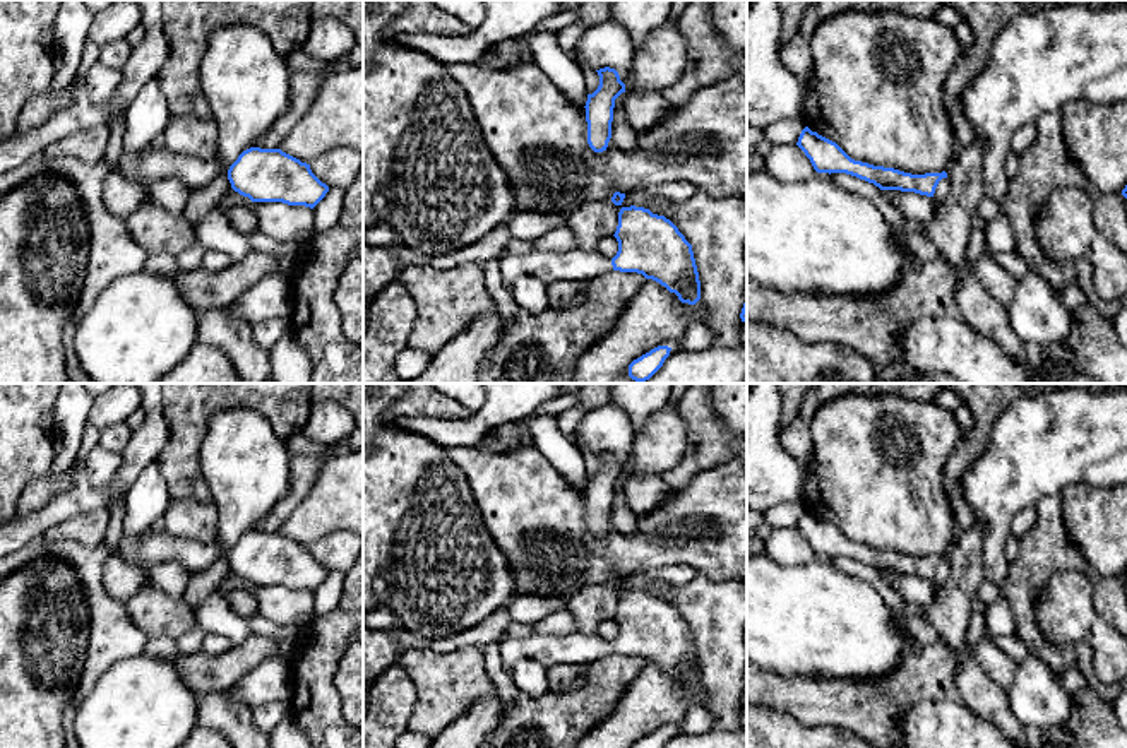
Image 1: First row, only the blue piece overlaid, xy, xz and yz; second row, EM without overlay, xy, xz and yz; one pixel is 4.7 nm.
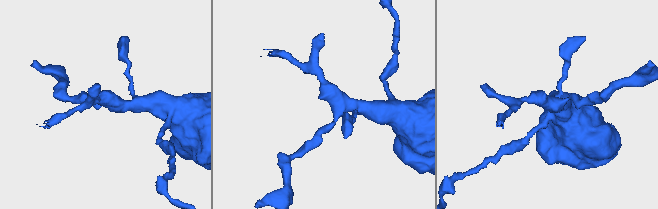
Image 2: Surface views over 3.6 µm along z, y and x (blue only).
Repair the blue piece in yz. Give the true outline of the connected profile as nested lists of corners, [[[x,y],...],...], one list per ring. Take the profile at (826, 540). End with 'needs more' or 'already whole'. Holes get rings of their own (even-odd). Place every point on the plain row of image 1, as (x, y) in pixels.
[[[805,510],[796,529],[810,543],[817,556],[846,556],[874,567],[880,573],[915,575],[933,580],[935,572],[947,556],[911,558],[894,551],[874,549],[851,543],[836,525]]]; already whole

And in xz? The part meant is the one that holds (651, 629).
[[[622,591],[613,618],[618,635],[610,644],[598,635],[533,633],[526,638],[500,640],[502,664],[512,669],[521,661],[536,661],[545,668],[562,664],[593,664],[610,656],[637,656],[675,676],[682,686],[701,683],[701,664],[692,628],[665,599],[644,591]]]; needs more

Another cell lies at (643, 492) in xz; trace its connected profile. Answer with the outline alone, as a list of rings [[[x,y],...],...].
[[[625,474],[623,493],[632,512],[641,515],[658,507],[671,493],[671,488],[661,476]]]

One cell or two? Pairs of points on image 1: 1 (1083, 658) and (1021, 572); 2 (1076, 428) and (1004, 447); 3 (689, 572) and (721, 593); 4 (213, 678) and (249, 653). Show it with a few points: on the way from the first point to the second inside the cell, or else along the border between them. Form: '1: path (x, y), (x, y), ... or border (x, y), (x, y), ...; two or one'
1: path (1054, 656), (1028, 632), (1023, 601); one
2: path (1059, 439), (1043, 442), (1038, 447), (1021, 447); one
3: border (697, 574), (675, 587), (656, 584); two
4: path (221, 671), (240, 659); one

